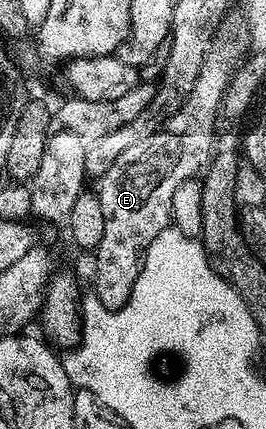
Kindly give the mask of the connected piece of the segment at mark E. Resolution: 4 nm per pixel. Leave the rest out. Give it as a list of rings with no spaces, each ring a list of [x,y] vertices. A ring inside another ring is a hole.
[[[226,22],[217,28],[181,110],[167,118],[164,127],[144,138],[144,142],[124,150],[97,181],[96,191],[104,210],[104,238],[100,238],[96,249],[98,257],[94,260],[93,299],[105,308],[126,305],[136,278],[142,273],[145,248],[159,232],[171,227],[172,194],[176,194],[176,186],[195,179],[209,164],[216,147],[214,123],[219,123],[223,96],[236,66],[243,63],[250,47],[245,27],[234,32],[230,22]]]

